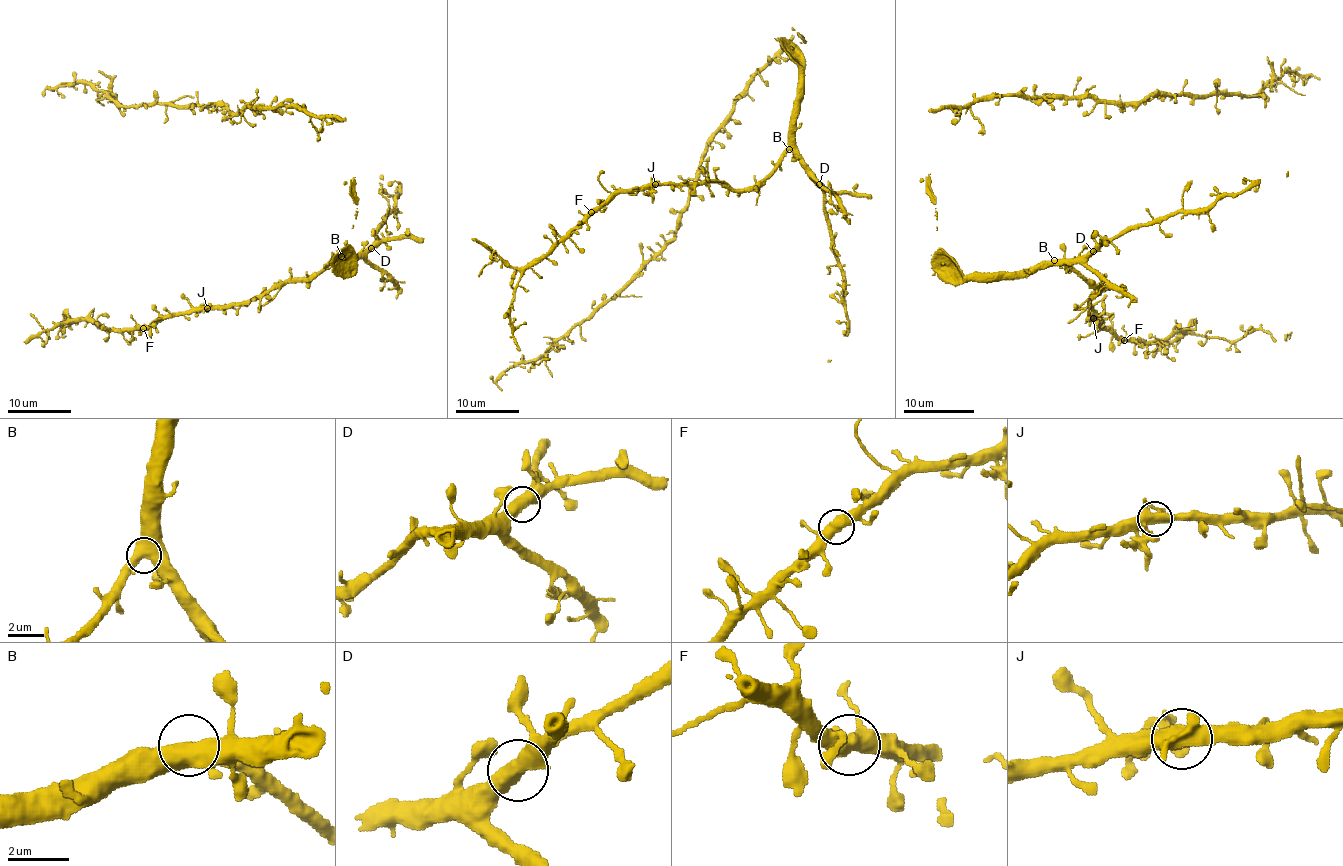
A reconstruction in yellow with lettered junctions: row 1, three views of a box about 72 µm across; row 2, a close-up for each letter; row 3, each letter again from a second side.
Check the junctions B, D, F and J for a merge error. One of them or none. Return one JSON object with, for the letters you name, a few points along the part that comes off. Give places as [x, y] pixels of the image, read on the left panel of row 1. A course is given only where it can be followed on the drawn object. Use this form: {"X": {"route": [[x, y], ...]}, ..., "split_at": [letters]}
{"split_at": []}

